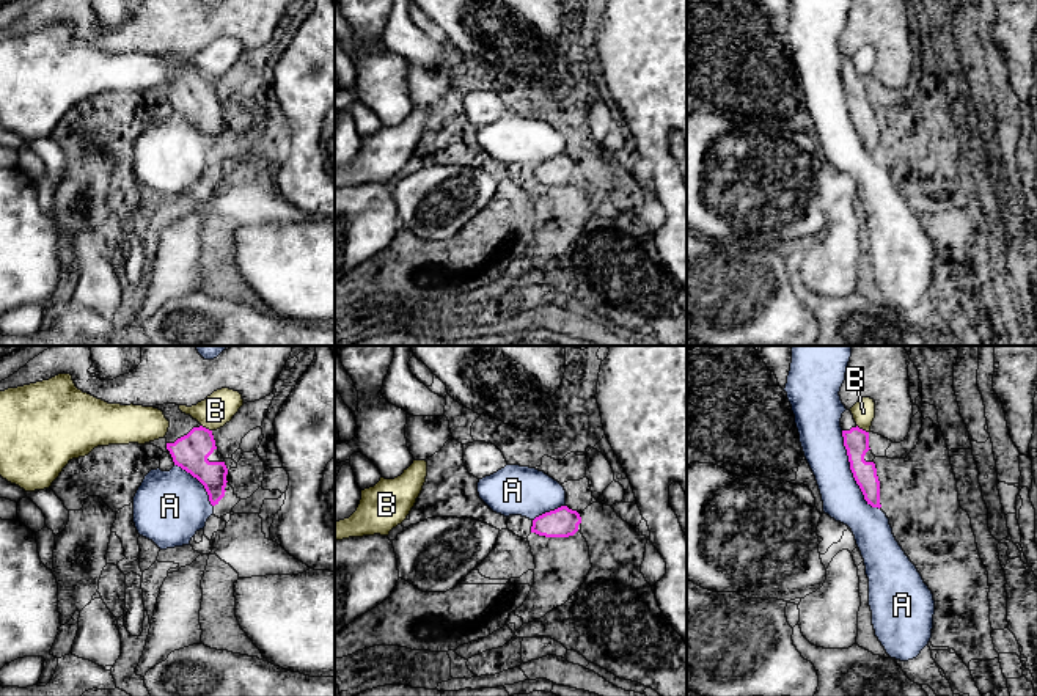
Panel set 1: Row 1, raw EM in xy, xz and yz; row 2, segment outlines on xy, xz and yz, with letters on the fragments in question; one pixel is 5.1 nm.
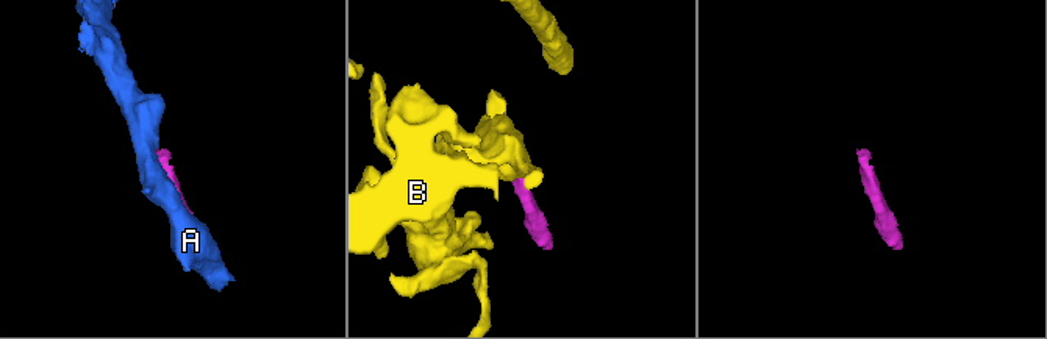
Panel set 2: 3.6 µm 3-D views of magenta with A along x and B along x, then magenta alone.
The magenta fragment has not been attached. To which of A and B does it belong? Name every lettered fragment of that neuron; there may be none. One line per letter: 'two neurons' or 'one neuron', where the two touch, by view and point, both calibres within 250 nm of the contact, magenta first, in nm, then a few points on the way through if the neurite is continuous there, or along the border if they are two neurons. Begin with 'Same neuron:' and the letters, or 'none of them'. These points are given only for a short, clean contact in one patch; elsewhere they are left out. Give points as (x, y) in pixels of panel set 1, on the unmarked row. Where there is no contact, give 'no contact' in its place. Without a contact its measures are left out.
Same neuron: none of them
A: two neurons; contact yz (852, 120); calibres 130 and 220 nm
B: two neurons; contact yz (861, 77); calibres 130 and 120 nm; border yz (857, 73), (868, 80)

